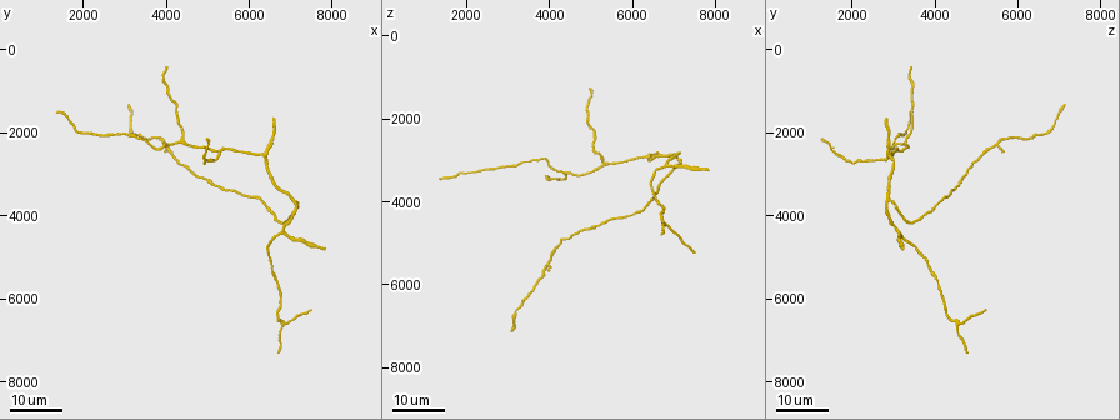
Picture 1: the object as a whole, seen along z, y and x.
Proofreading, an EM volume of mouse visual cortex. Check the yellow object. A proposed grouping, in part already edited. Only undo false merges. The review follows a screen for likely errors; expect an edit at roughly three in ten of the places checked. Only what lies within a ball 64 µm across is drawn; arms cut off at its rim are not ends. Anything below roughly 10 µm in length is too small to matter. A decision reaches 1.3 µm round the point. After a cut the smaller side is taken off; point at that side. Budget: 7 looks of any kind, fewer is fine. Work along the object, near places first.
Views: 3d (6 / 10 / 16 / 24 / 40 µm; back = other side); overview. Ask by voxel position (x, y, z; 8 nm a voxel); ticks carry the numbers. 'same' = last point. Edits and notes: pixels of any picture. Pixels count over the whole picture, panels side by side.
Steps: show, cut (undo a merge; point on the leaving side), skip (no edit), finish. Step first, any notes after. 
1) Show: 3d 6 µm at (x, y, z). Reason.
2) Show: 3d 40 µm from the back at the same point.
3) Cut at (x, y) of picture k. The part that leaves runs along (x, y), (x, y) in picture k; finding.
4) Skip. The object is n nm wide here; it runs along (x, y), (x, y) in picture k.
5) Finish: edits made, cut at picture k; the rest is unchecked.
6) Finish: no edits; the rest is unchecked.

Show: 3d 24 µm at (5350, 2500, 3100). A fork.

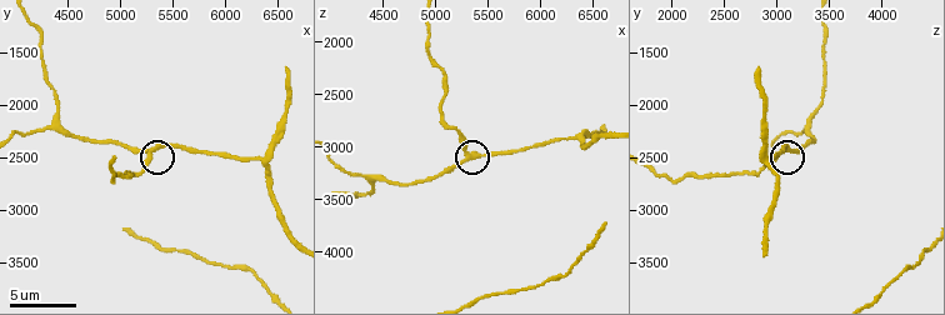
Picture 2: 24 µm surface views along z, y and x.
Show: 3d 6 µm at (5300, 2460, 3100).

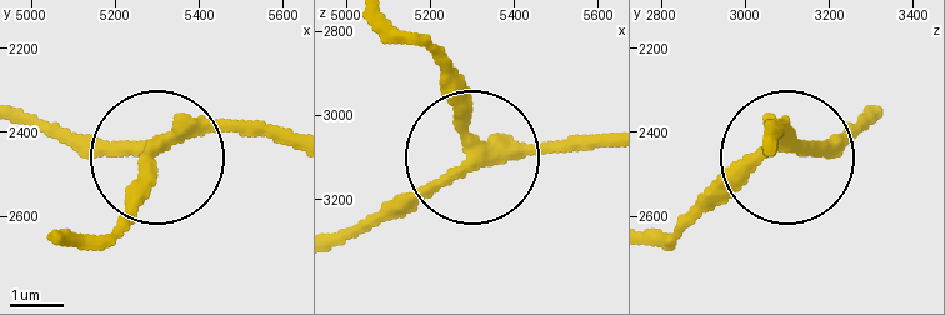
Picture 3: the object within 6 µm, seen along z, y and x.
Show: 3d 6 µm from the back at (5300, 2425, 3090). From behind.

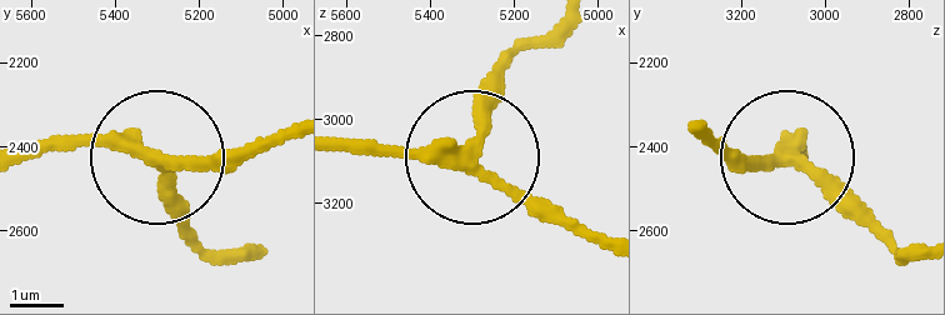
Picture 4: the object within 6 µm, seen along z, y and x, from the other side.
Skip. The side arm is 19 µm long; it runs along (344, 144), (474, 153), (500, 54) in picture 4; continuous, no second neuron.

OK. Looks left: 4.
Show: 3d 6 µm at (4380, 2180, 3300). Small branch off a trunk.

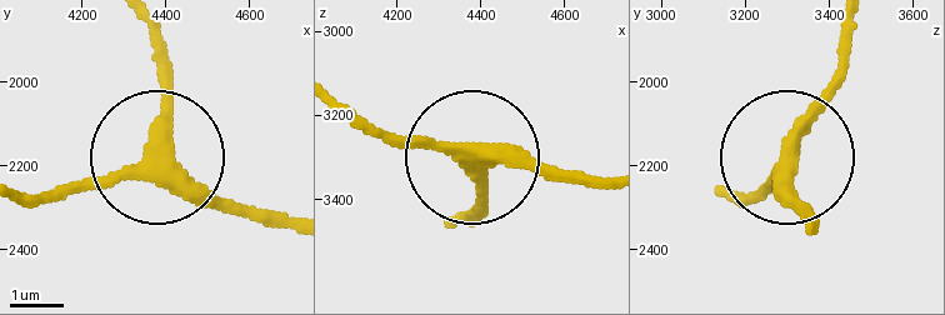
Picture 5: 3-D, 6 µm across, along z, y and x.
Skip. The side arm is 16 µm long; it runs along (598, 176), (476, 163), (476, 225) in picture 5; continuous, no second neuron.

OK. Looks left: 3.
Show: 3d 24 µm at (7000, 3600, 2900). Three arms meet.

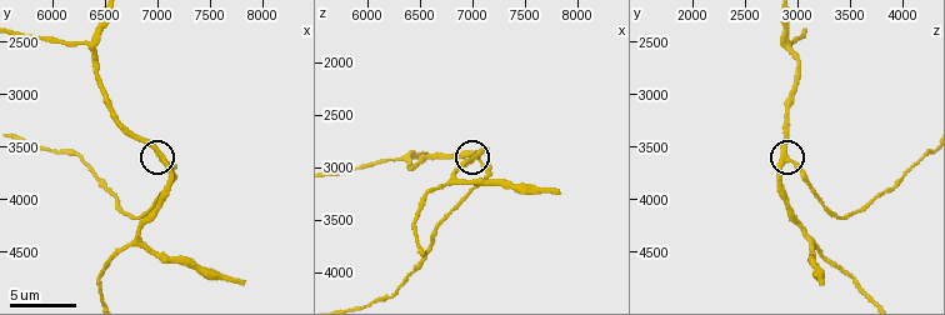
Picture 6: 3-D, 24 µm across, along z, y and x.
Show: 3d 6 µm at (7060, 3620, 2860).

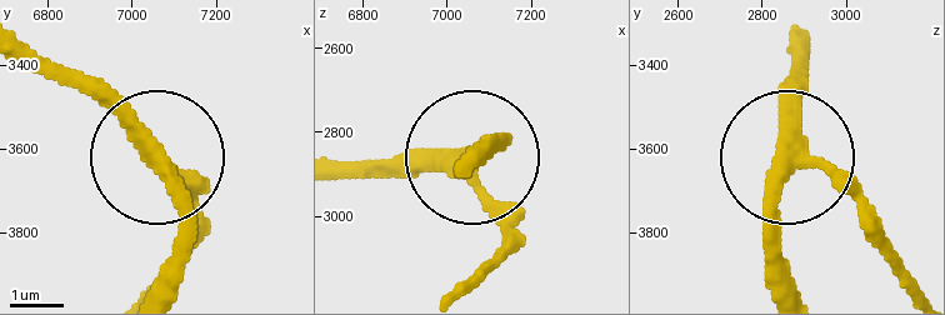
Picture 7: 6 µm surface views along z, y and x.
Skip. 3 arms meet here; it runs along (879, 223), (803, 164), (785, 169), (776, 290) in picture 7; all the same neuron.

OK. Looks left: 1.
Finish: no edits; the rest is unchecked.

